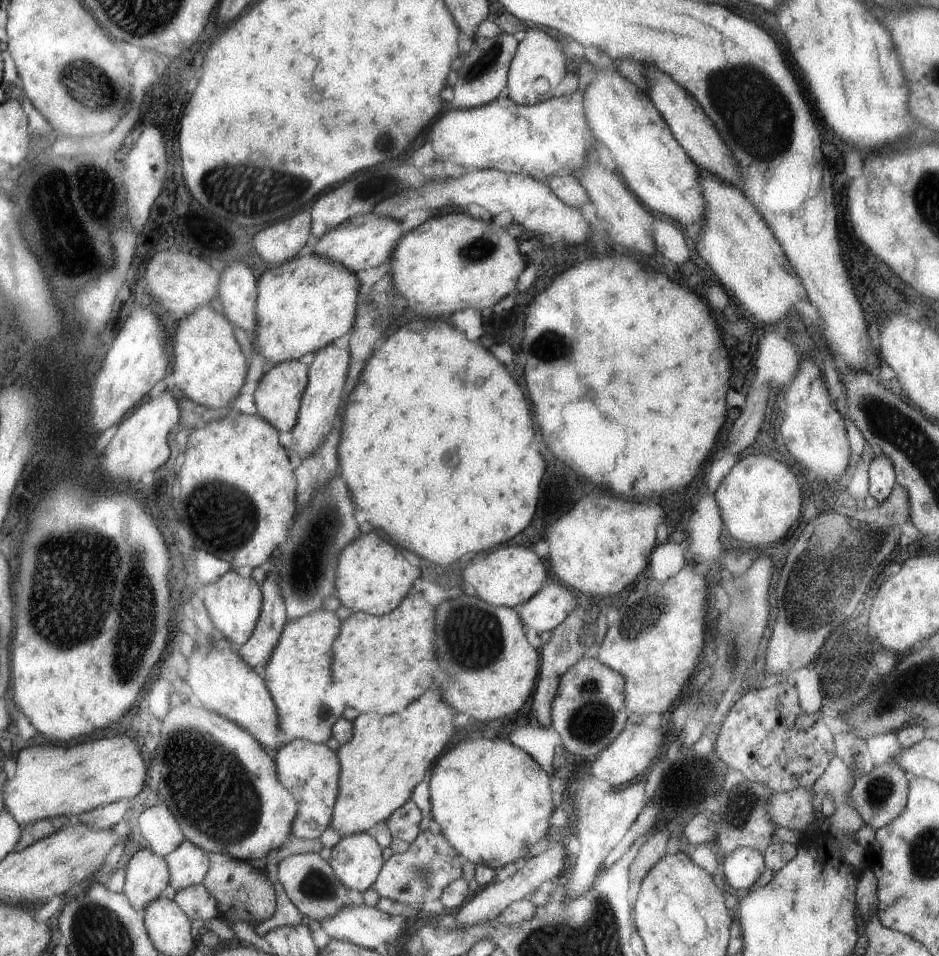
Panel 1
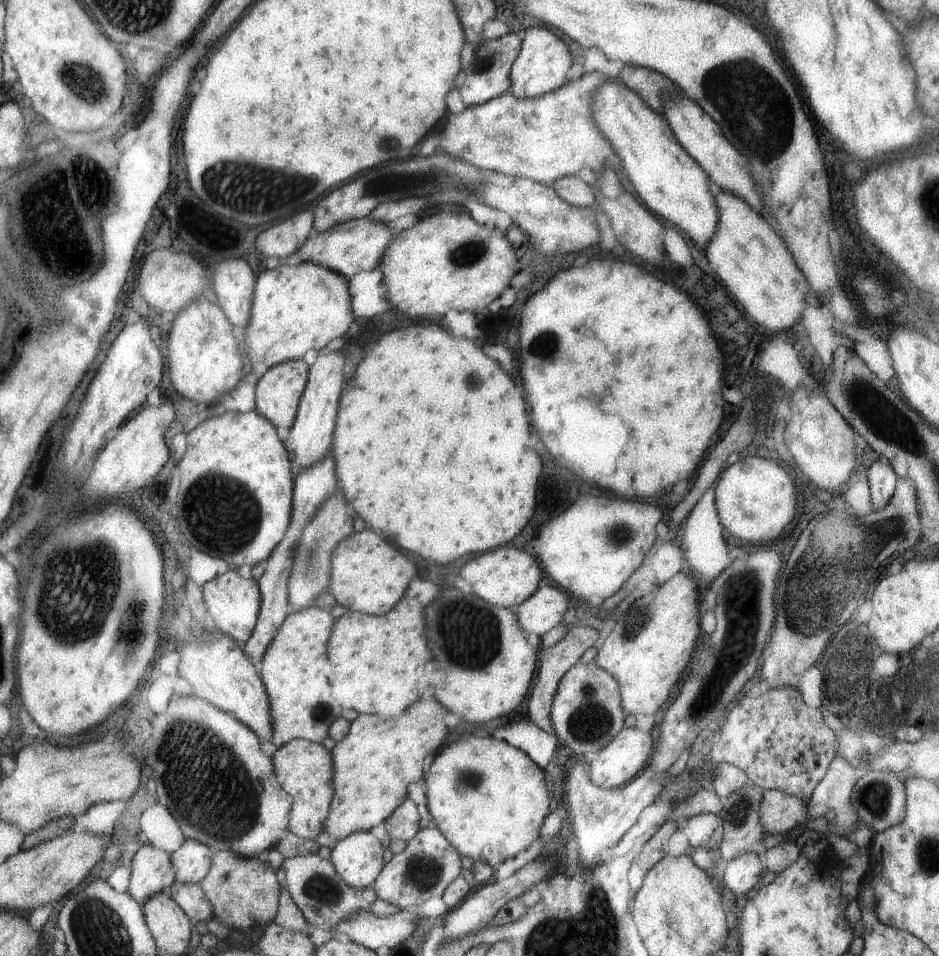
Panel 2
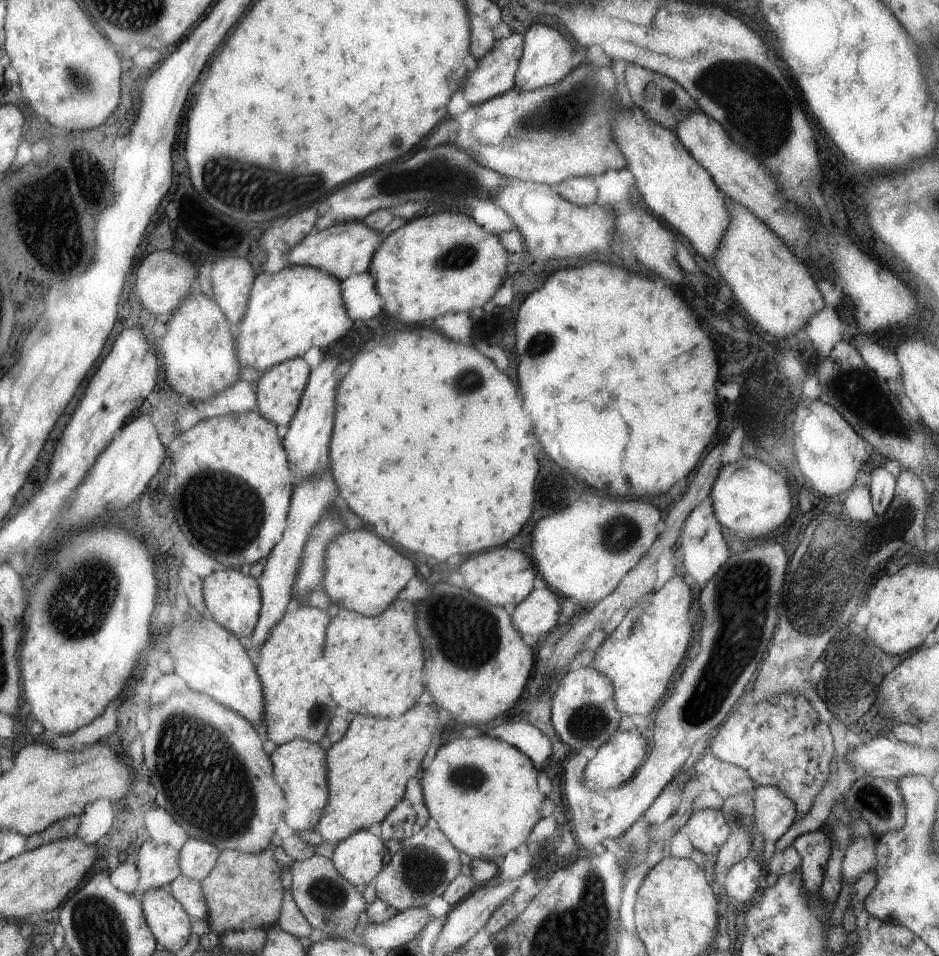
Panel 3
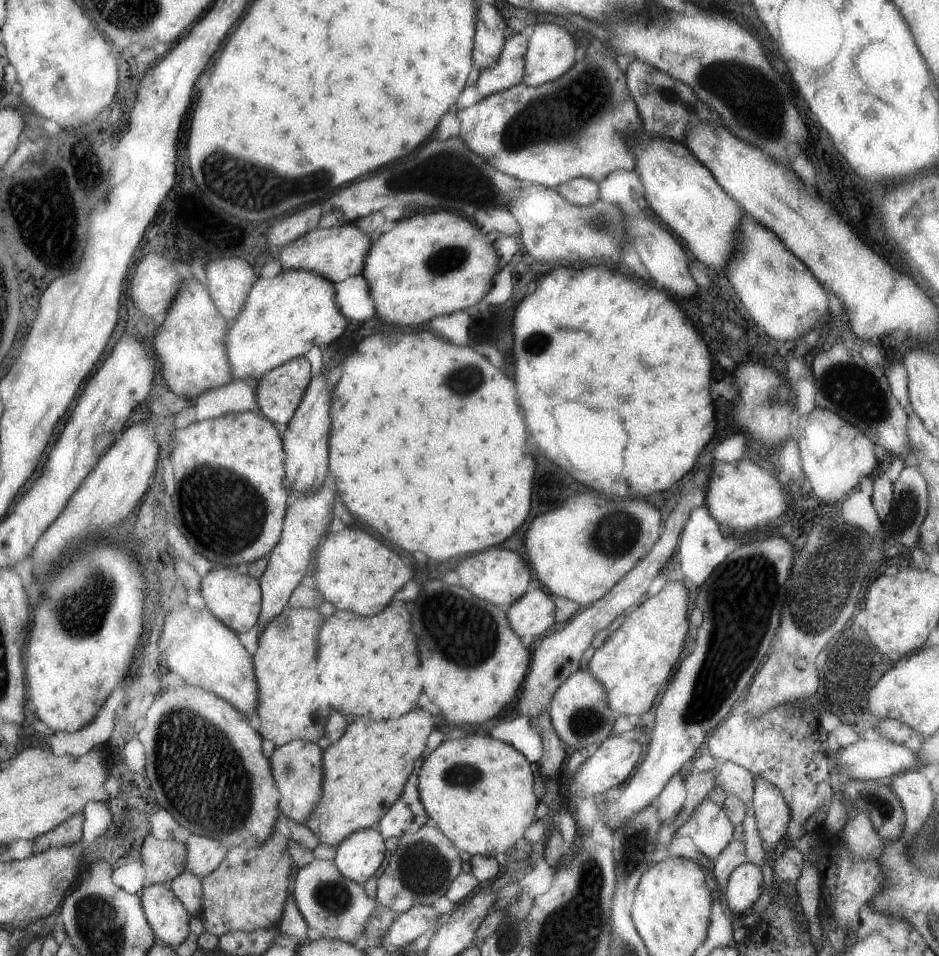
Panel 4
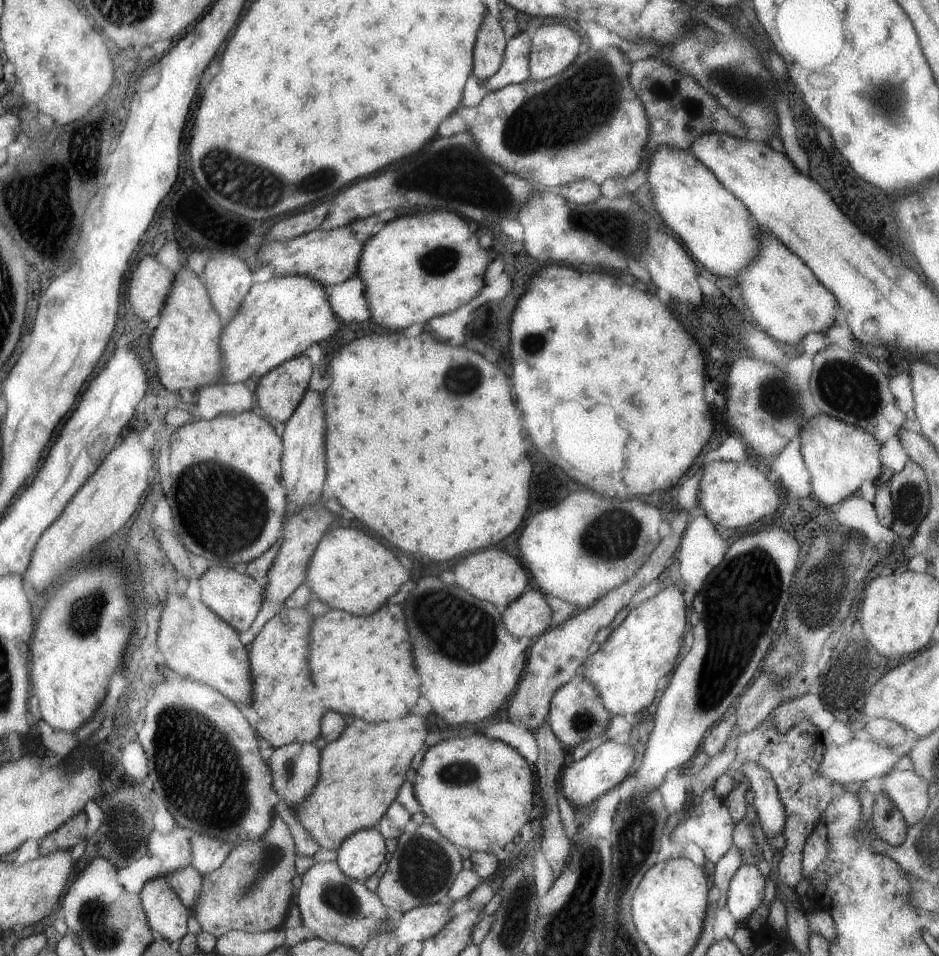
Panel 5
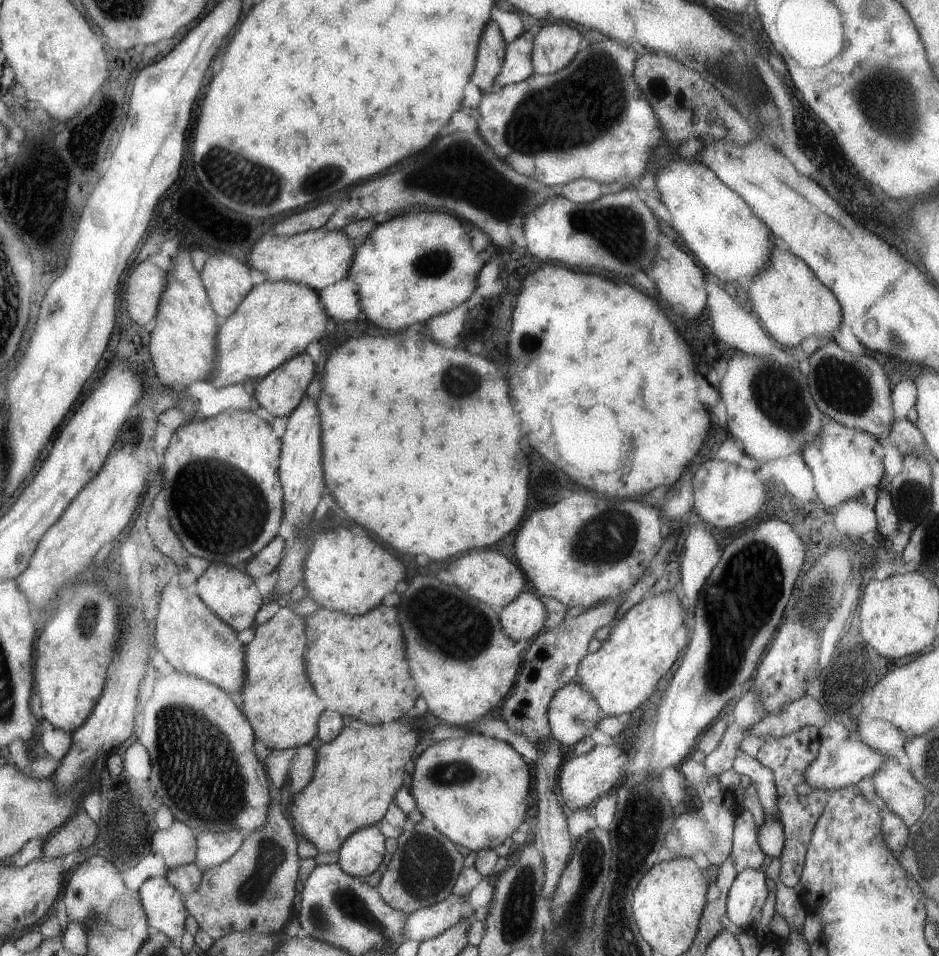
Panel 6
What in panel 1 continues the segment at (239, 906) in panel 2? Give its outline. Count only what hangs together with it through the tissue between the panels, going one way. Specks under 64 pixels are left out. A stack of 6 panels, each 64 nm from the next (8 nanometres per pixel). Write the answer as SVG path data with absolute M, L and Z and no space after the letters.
M211 854L209 858L211 858L211 870L203 884L217 898L219 912L225 922L229 922L231 926L249 924L251 928L257 928L259 924L275 918L279 910L277 886L265 870L257 870L251 866L251 862L239 860L231 854Z

